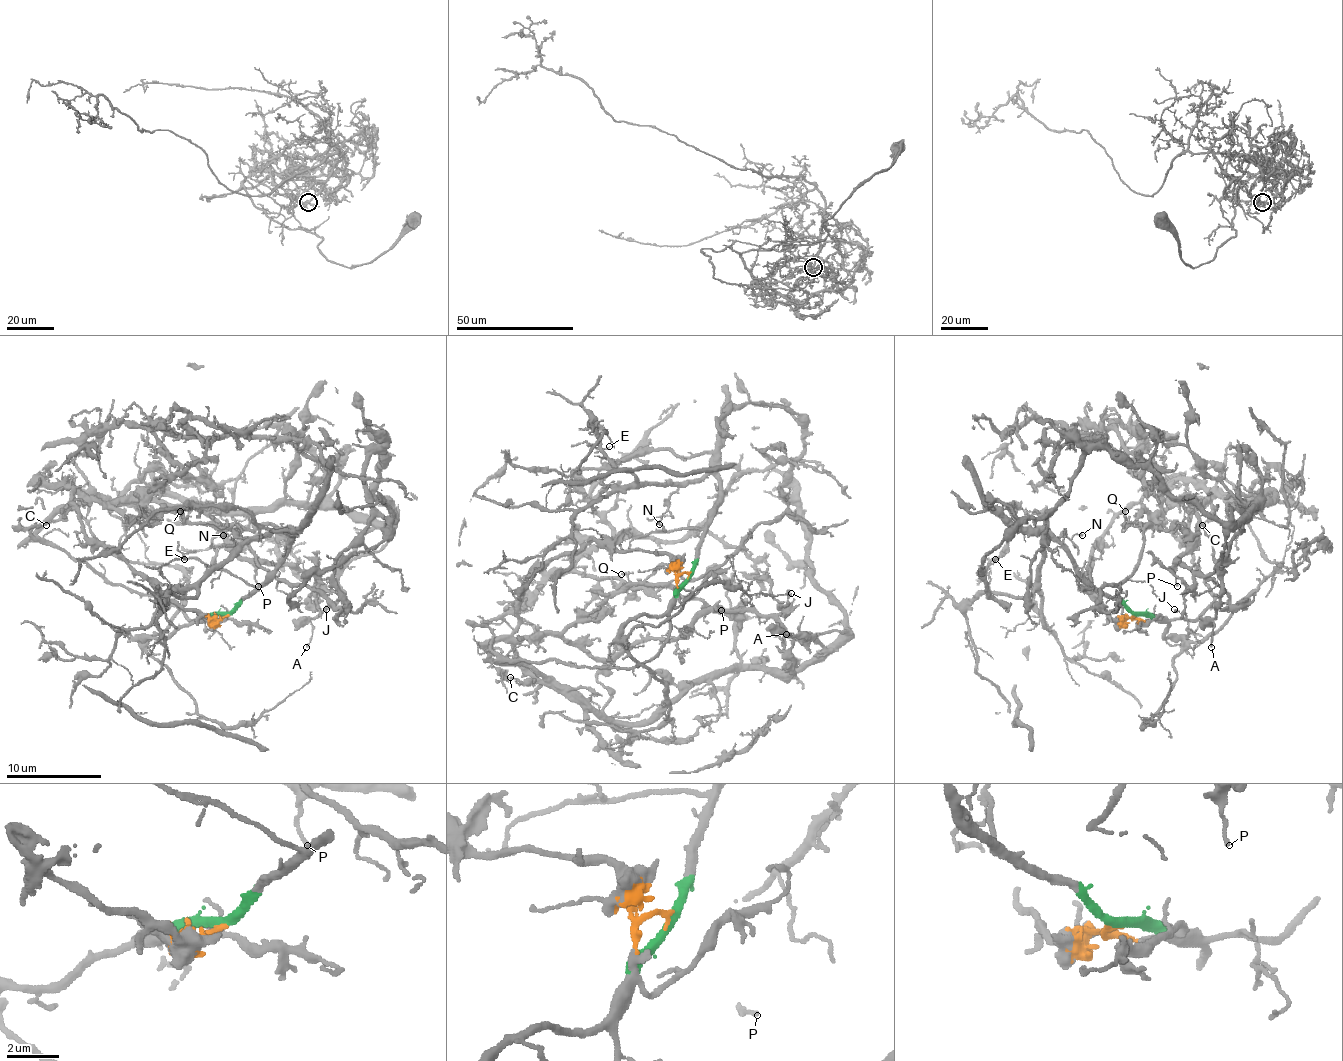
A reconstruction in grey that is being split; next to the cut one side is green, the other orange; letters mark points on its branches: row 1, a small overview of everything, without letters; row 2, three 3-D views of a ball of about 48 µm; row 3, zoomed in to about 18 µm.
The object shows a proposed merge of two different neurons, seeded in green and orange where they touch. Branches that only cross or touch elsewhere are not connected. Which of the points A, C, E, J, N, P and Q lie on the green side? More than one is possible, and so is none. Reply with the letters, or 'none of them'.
E, N

